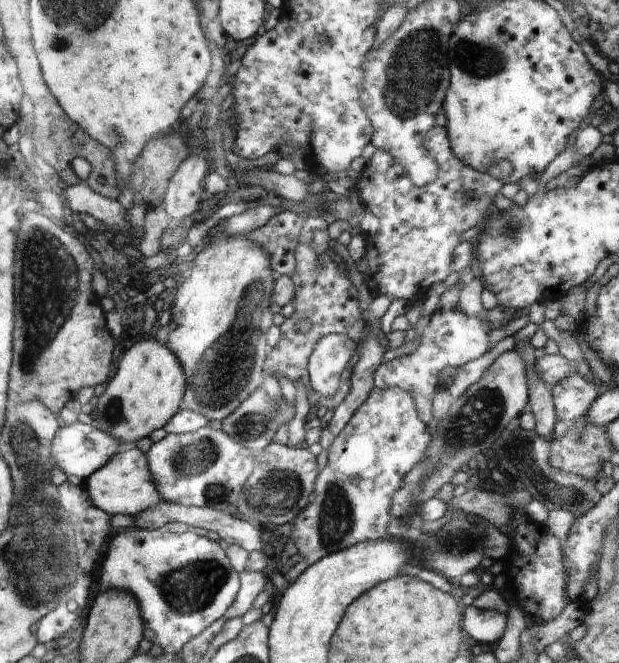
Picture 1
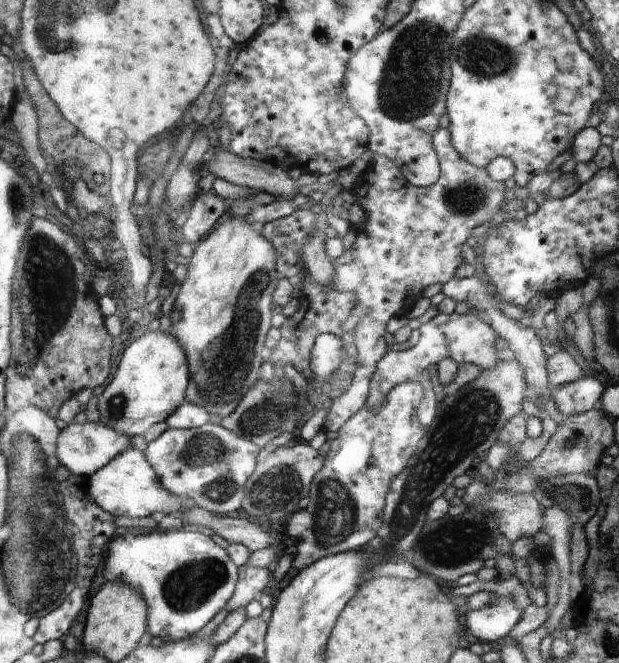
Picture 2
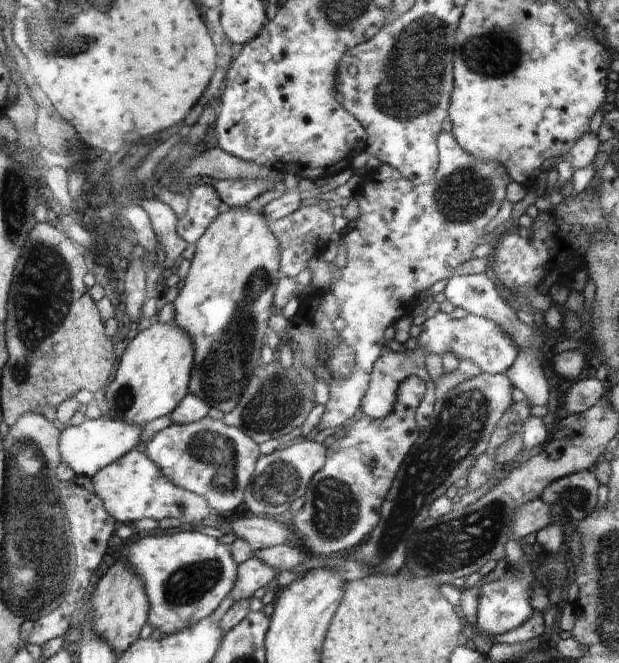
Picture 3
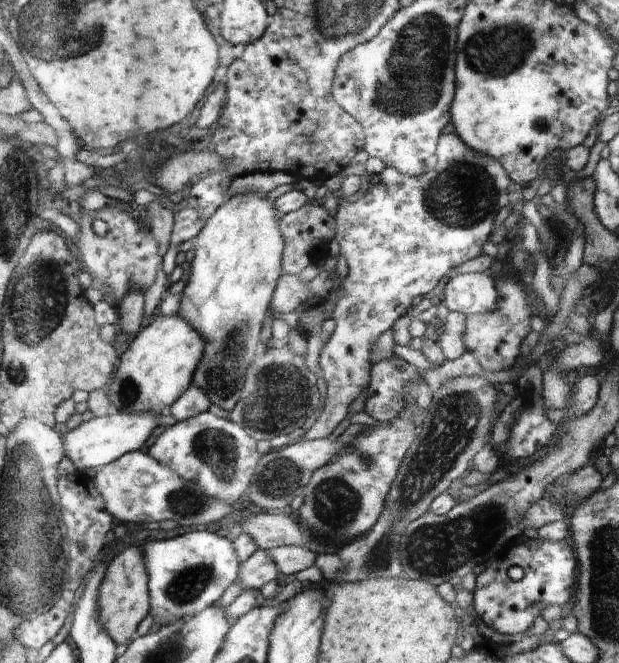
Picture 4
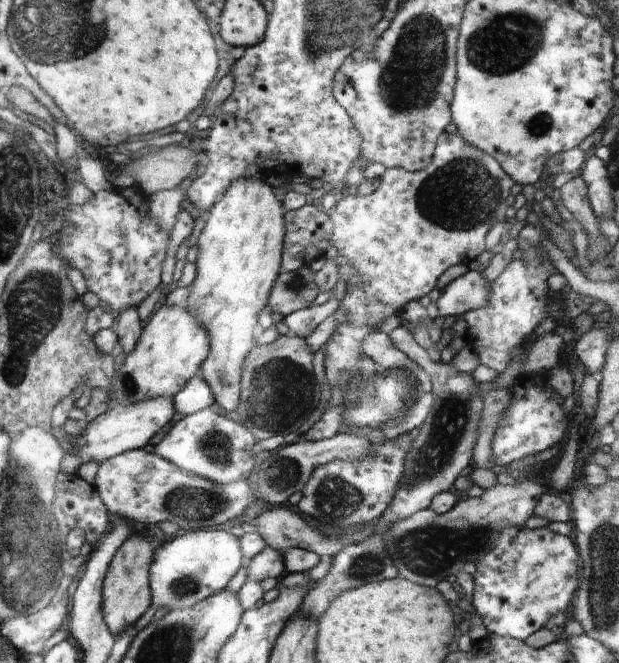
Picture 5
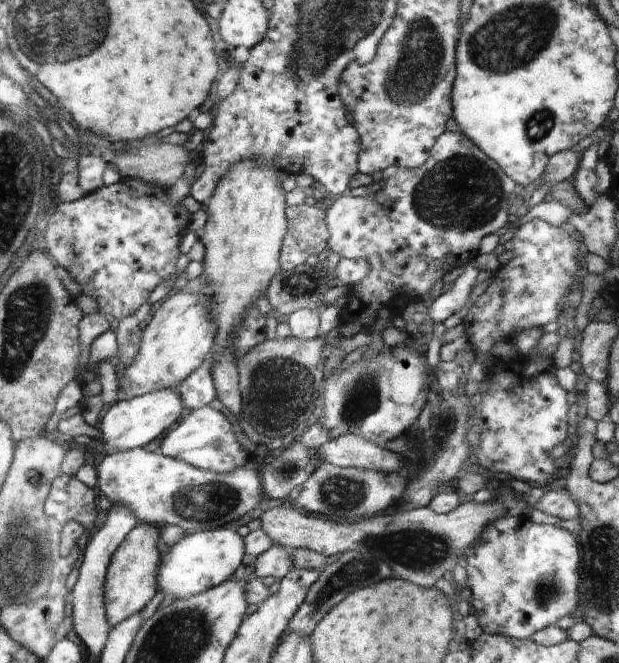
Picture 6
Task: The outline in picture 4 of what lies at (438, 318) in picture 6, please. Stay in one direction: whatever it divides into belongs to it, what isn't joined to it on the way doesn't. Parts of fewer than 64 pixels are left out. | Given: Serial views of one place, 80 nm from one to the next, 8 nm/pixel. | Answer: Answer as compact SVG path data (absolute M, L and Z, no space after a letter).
M488 273L458 274L444 292L444 304L450 312L489 314L498 308L498 292Z

